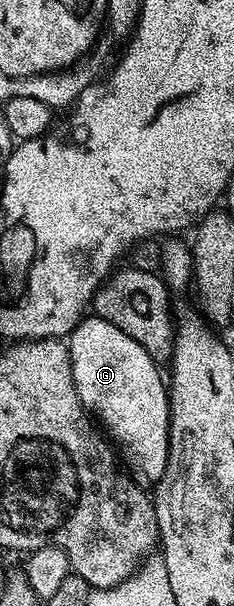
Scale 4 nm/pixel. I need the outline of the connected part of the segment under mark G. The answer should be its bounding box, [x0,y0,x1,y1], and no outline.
[66,314,170,490]

